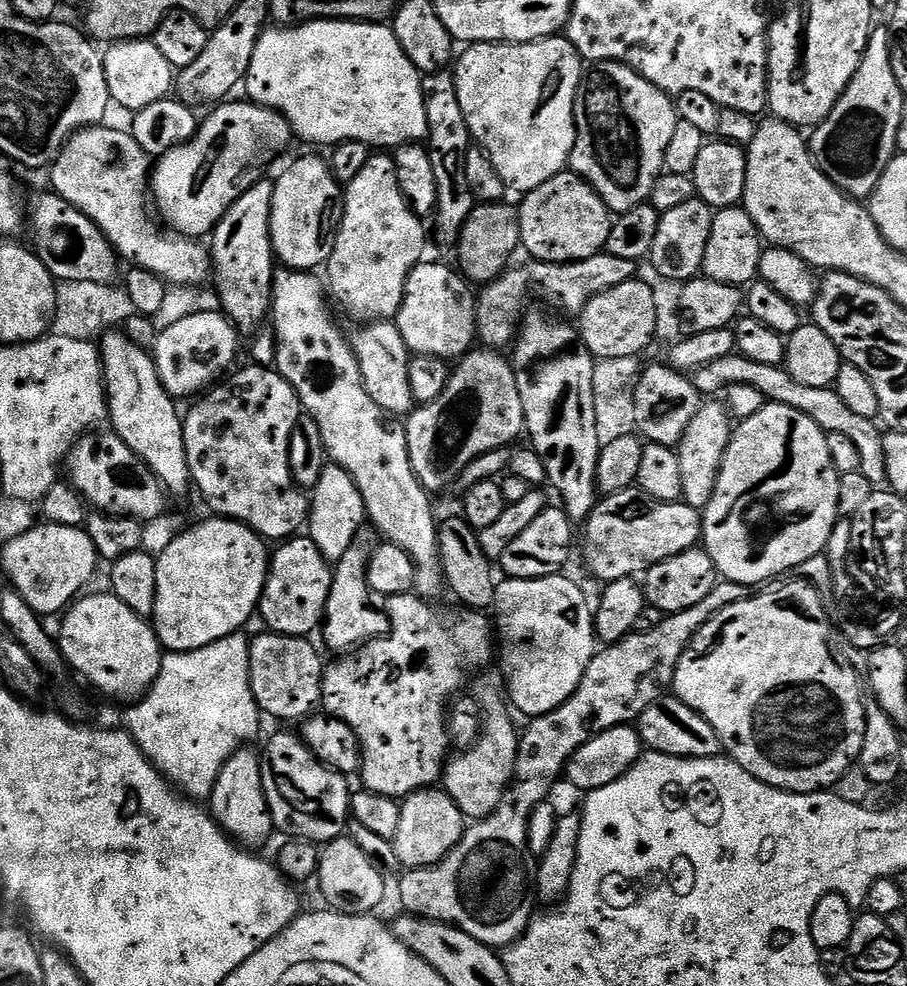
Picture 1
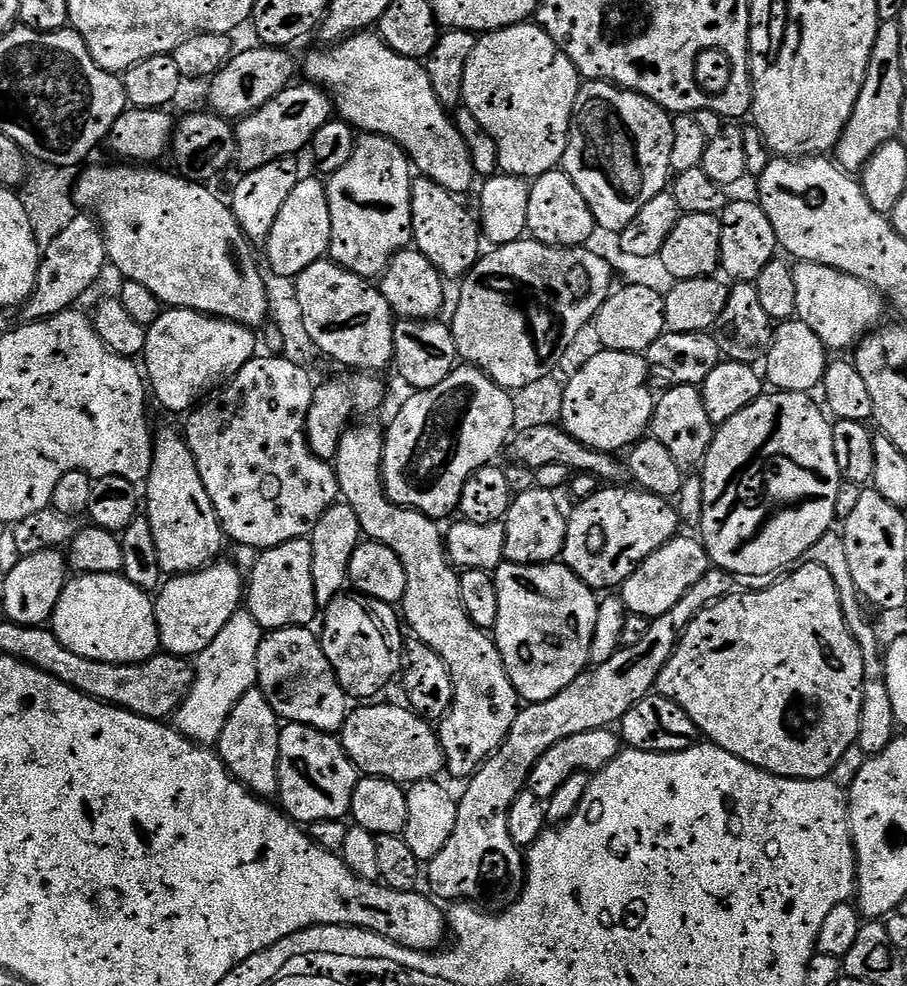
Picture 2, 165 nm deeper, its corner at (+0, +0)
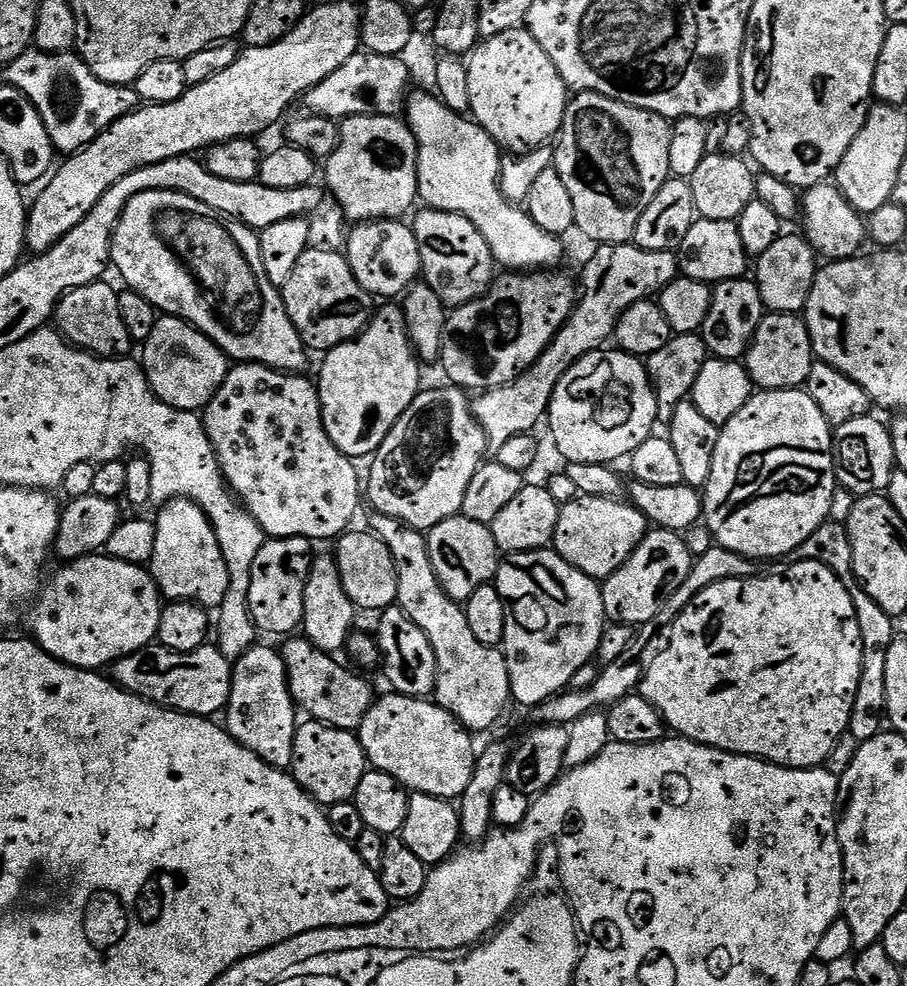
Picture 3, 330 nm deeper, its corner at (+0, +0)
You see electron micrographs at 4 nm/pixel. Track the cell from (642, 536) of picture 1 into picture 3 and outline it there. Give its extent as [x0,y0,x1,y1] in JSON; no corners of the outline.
[552,495,650,582]

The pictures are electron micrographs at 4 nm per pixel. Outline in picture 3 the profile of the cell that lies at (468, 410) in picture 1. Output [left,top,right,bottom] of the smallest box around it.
[366,386,488,530]

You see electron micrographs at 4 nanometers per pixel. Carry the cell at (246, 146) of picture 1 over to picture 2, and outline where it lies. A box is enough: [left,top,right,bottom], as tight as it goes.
[235,82,334,173]

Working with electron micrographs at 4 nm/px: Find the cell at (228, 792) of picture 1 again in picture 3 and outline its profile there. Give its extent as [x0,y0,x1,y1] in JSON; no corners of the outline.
[227,642,298,769]

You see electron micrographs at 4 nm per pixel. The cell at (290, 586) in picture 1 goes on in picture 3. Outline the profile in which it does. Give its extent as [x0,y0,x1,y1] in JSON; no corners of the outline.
[250,536,314,638]

